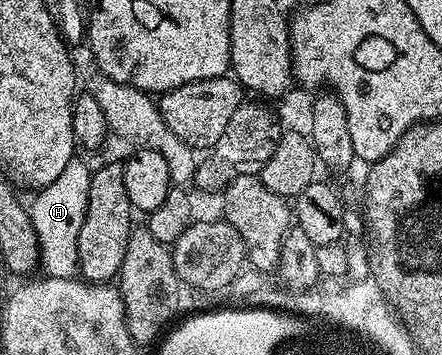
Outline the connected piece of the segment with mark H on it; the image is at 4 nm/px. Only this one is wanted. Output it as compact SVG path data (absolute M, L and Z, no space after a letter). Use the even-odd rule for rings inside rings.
M73 158L46 186L44 195L32 202L32 225L40 243L40 264L44 276L73 279L80 271L78 262L78 230L82 230L82 222L86 218L86 202L90 198L90 182L93 169L87 168L80 158Z

